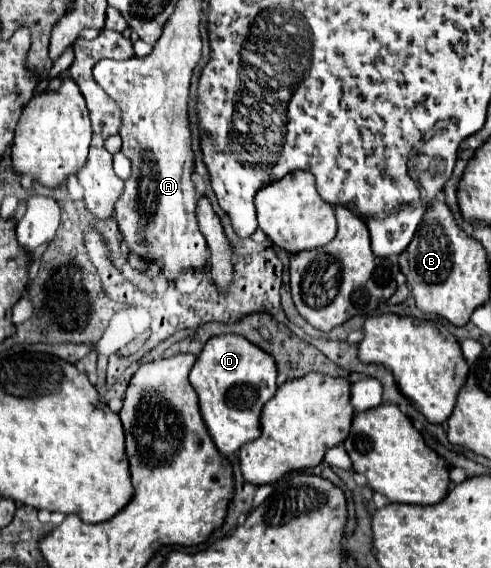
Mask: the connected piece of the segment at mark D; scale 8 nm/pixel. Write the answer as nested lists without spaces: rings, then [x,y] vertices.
[[[214,336],[200,352],[190,372],[190,382],[198,394],[206,430],[220,454],[234,454],[240,446],[258,438],[260,410],[276,394],[274,358],[264,354],[264,350],[258,350],[258,346],[242,336]]]

